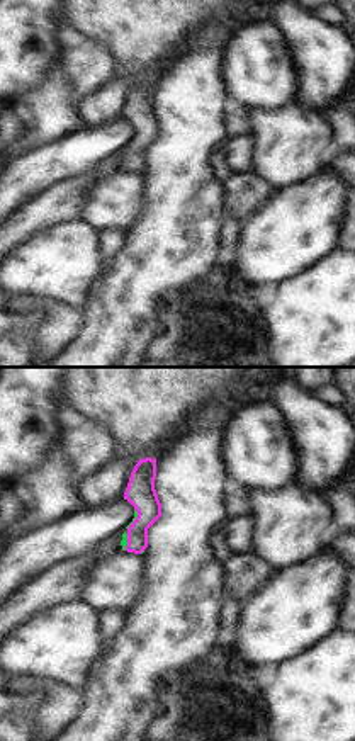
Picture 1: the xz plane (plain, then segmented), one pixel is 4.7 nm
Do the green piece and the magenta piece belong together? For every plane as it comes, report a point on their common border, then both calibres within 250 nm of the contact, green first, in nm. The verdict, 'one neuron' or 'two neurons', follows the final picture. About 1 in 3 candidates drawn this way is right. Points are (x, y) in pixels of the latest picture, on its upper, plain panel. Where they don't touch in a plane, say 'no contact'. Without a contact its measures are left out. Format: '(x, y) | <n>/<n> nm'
(135, 138) | 20/140 nm

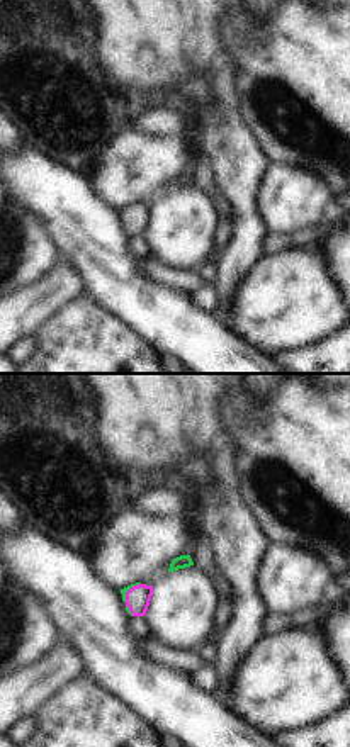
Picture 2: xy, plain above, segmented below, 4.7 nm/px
(128, 209) | 30/120 nm

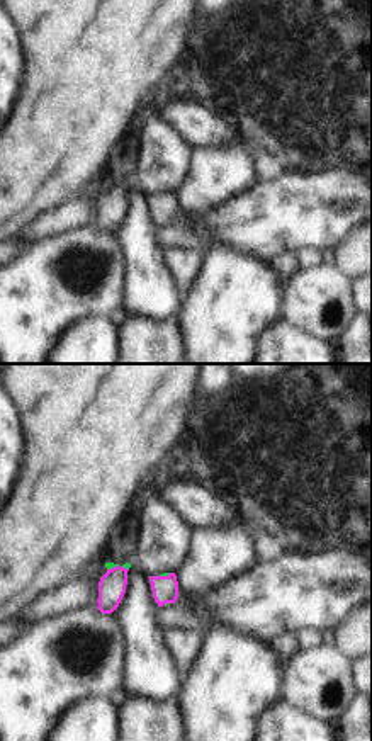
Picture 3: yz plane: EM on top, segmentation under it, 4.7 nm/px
(112, 186) | 30/130 nm

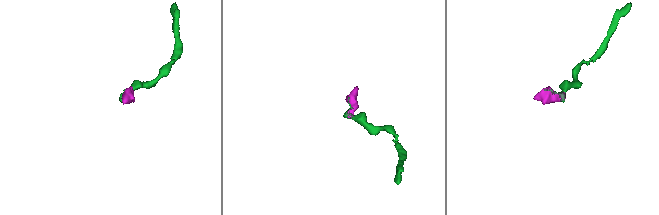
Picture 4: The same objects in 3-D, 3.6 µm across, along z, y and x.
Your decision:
one neuron

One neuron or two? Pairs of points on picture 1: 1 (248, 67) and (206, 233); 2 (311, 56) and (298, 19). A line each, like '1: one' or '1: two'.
1: two
2: one

